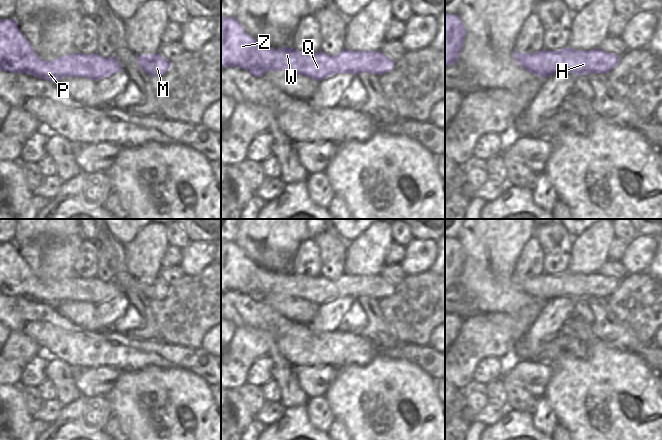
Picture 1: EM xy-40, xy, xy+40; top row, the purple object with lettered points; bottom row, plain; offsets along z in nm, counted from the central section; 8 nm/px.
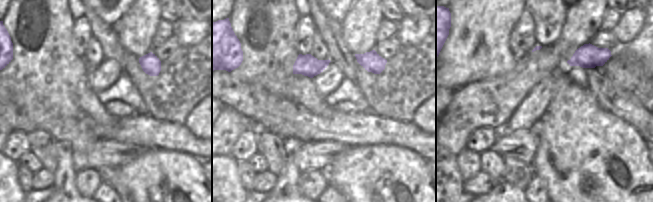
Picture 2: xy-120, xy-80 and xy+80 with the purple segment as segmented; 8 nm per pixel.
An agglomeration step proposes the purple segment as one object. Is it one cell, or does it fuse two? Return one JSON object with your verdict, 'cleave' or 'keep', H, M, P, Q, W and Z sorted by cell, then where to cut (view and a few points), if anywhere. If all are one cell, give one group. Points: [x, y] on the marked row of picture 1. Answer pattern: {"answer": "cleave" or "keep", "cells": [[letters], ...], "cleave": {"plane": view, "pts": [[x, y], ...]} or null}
{"answer": "keep", "cells": [["H", "M", "P", "Q", "W", "Z"]], "cleave": null}

